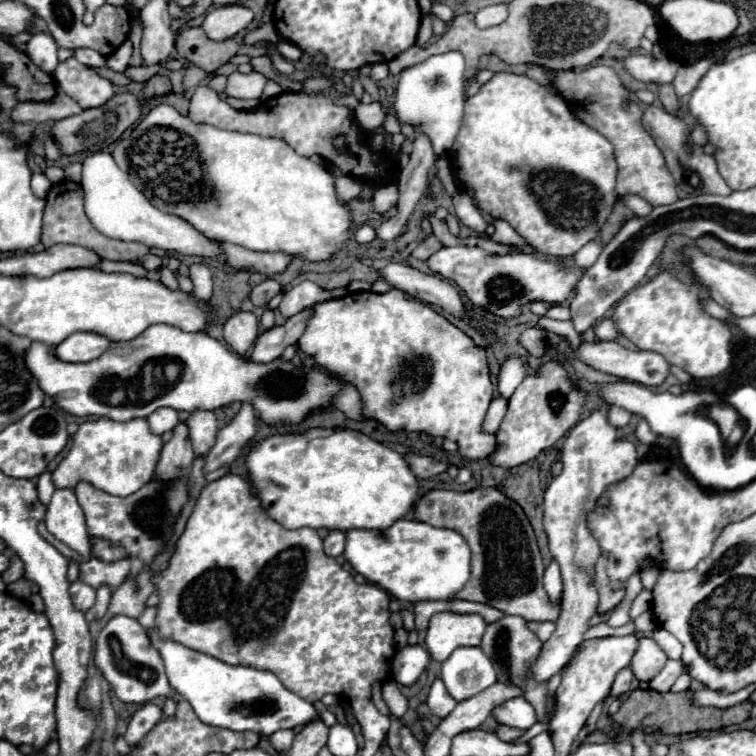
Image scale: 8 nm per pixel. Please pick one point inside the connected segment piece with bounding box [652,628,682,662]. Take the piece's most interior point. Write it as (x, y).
(668, 643)

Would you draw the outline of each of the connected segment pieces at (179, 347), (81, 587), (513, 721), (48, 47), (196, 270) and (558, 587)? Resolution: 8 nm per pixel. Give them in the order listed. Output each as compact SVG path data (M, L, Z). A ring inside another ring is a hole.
M154 324L150 328L146 328L140 336L126 340L126 342L112 342L110 348L96 360L84 362L84 364L68 364L58 360L50 348L42 342L32 342L32 346L28 348L26 356L24 356L24 364L26 368L32 372L32 376L36 376L42 392L46 396L50 396L58 408L62 408L66 414L72 416L108 416L116 422L126 422L132 418L148 418L156 408L168 406L174 410L186 410L186 412L194 412L198 408L202 410L214 410L220 406L228 406L230 402L252 402L256 412L260 414L260 418L266 424L284 424L284 422L300 422L304 420L304 416L312 410L318 408L326 408L332 402L332 396L338 392L338 378L330 376L326 370L318 368L318 366L294 366L292 362L280 362L280 360L272 360L268 364L254 364L252 360L242 360L238 356L234 356L228 348L224 348L224 344L220 344L216 338L208 336L206 332L182 332L174 326L166 326L166 324ZM148 360L176 360L180 362L180 376L174 382L170 392L162 392L158 398L136 398L136 394L140 390L136 390L136 382L144 382L142 378L142 366Z
M76 580L70 586L70 596L72 596L72 604L76 604L76 608L80 608L80 612L86 612L96 598L96 590L88 588L88 584L84 584L82 580Z
M518 696L518 698L510 698L504 704L500 704L494 710L494 718L500 724L528 730L532 724L536 724L536 708L532 708L532 704L528 704L528 700Z
M40 32L40 34L32 34L30 42L26 44L28 46L28 58L40 68L44 70L46 74L54 76L56 72L56 66L58 66L58 44L54 42L52 36Z
M192 264L190 266L190 280L194 282L194 296L200 302L210 302L212 298L212 276L206 264Z
M554 560L544 572L544 588L546 588L552 602L558 602L562 598L562 578L560 578L558 564Z

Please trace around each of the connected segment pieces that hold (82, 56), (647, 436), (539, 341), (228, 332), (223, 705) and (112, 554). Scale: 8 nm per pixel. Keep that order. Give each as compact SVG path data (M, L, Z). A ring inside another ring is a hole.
M78 48L78 50L74 52L74 58L76 58L80 64L90 66L90 68L100 68L100 66L106 64L106 58L104 58L100 52L90 50L90 48Z
M642 420L642 426L636 426L636 438L638 438L642 444L654 444L658 436L648 428L648 422Z
M528 328L522 338L520 338L522 346L536 358L540 358L546 352L546 332L540 328Z
M238 312L226 320L224 340L234 352L246 354L246 350L256 342L256 338L258 338L258 318L254 314Z
M150 630L152 644L160 650L170 686L184 696L198 718L210 726L220 726L228 730L252 730L256 734L274 734L280 728L306 726L318 718L314 704L296 696L280 684L280 680L266 670L256 670L250 666L230 666L212 656L190 650L182 644L164 642L154 630Z
M90 536L90 544L92 544L92 554L98 556L98 558L102 558L102 560L116 560L116 558L126 556L126 552L122 548L116 548L114 544L104 542L100 538L92 538Z

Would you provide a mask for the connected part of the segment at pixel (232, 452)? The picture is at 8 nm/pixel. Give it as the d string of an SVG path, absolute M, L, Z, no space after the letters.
M242 404L240 412L234 420L224 426L218 436L216 444L204 456L204 472L212 472L220 466L234 462L242 450L242 446L256 434L256 412L252 404Z

